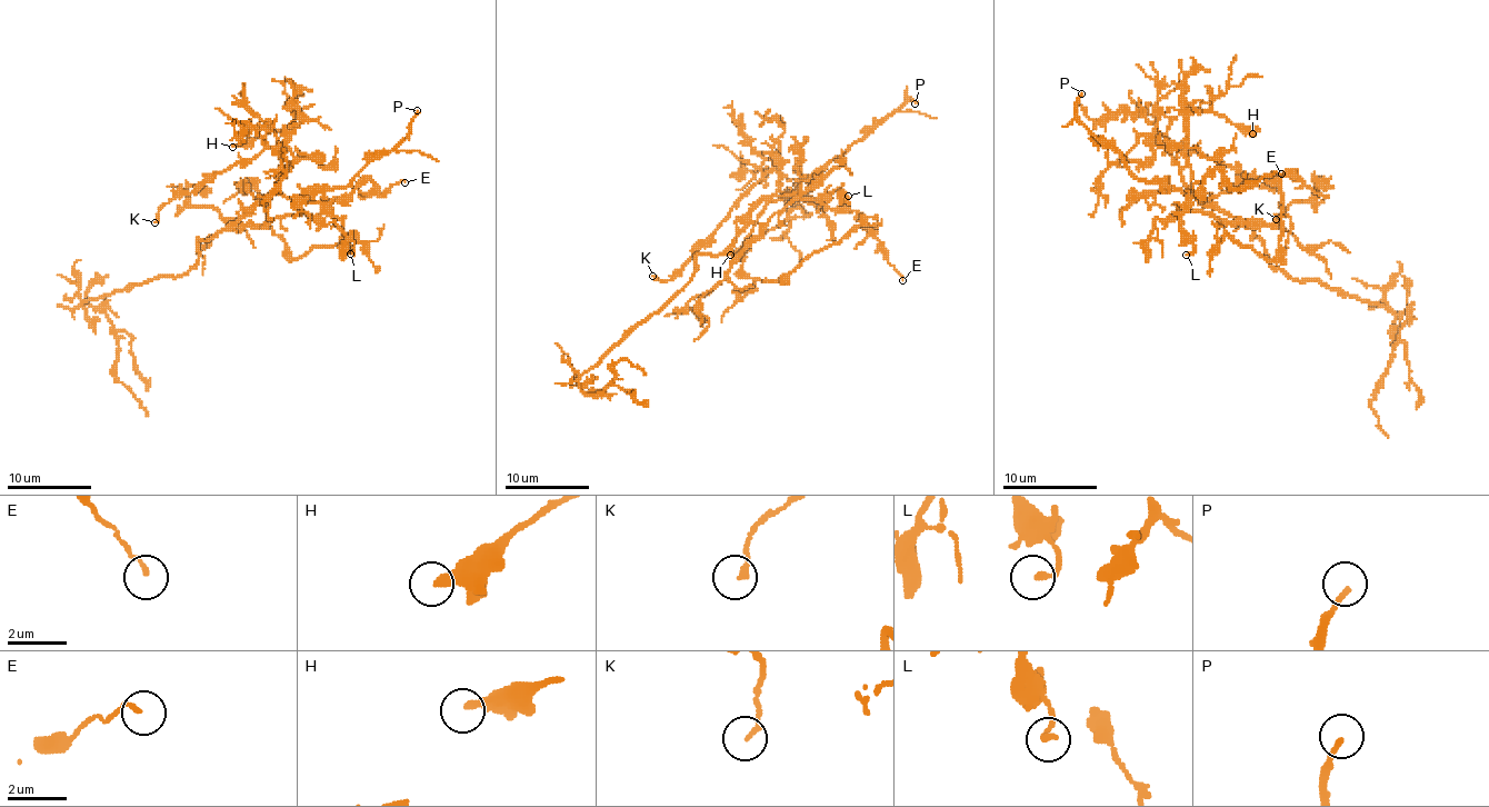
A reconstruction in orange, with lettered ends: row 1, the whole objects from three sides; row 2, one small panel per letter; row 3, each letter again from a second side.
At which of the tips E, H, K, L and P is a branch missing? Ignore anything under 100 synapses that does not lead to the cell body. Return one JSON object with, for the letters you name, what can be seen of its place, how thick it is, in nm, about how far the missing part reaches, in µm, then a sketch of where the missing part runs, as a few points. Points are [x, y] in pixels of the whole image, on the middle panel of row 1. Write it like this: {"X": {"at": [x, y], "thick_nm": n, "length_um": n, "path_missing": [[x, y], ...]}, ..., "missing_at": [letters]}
{"P": {"at": [915, 103], "thick_nm": 170, "length_um": 60}, "missing_at": ["P"]}

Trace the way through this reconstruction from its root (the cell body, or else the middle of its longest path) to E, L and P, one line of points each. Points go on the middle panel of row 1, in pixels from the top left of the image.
E: (717, 255), (738, 255), (797, 196), (831, 208), (855, 210), (902, 280)
L: (717, 255), (738, 255), (761, 227), (797, 196), (820, 200), (831, 191), (839, 191), (848, 202), (848, 196)
P: (717, 255), (735, 240), (747, 217), (763, 200), (793, 193), (803, 181), (812, 181), (909, 99), (915, 103)

